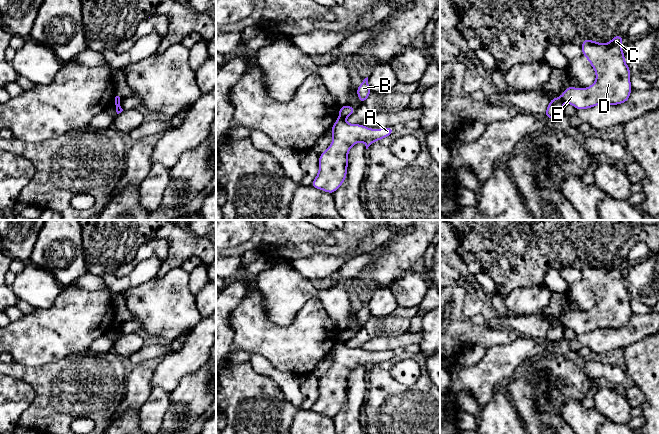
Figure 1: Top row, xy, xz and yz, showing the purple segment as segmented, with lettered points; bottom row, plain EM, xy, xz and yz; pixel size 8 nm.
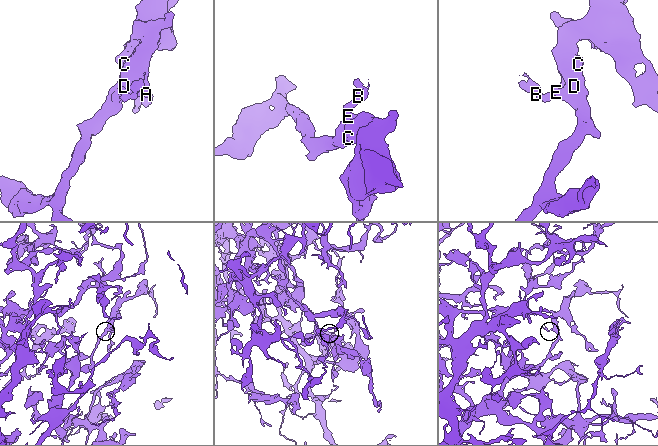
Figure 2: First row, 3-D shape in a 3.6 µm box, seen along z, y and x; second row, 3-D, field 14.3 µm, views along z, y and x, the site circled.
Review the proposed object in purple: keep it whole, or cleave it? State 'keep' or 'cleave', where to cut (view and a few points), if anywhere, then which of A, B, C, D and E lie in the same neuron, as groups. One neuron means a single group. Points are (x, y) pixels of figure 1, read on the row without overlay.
cleave; cut xz (339, 340), (344, 342); groups A C D E / B

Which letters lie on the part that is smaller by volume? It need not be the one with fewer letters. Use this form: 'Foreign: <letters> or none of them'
Foreign: B

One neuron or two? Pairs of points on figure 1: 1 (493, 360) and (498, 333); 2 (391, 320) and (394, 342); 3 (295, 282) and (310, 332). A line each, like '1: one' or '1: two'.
1: two
2: two
3: two

